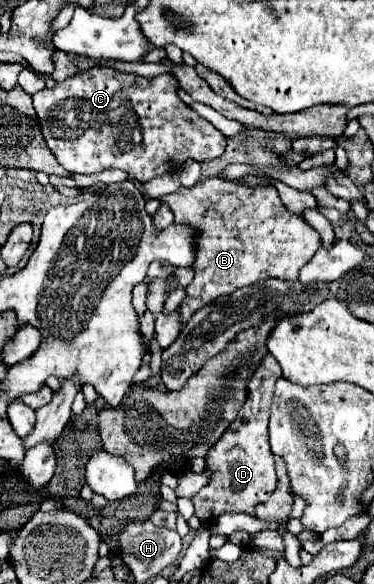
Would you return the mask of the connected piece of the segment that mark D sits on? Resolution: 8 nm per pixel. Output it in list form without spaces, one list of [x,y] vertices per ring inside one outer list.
[[[266,354],[252,378],[246,382],[248,396],[232,426],[222,434],[206,456],[206,466],[212,472],[210,482],[192,498],[200,520],[214,520],[224,512],[254,514],[254,506],[266,502],[276,488],[275,461],[268,450],[268,410],[274,394],[274,382],[282,376],[278,362]]]

